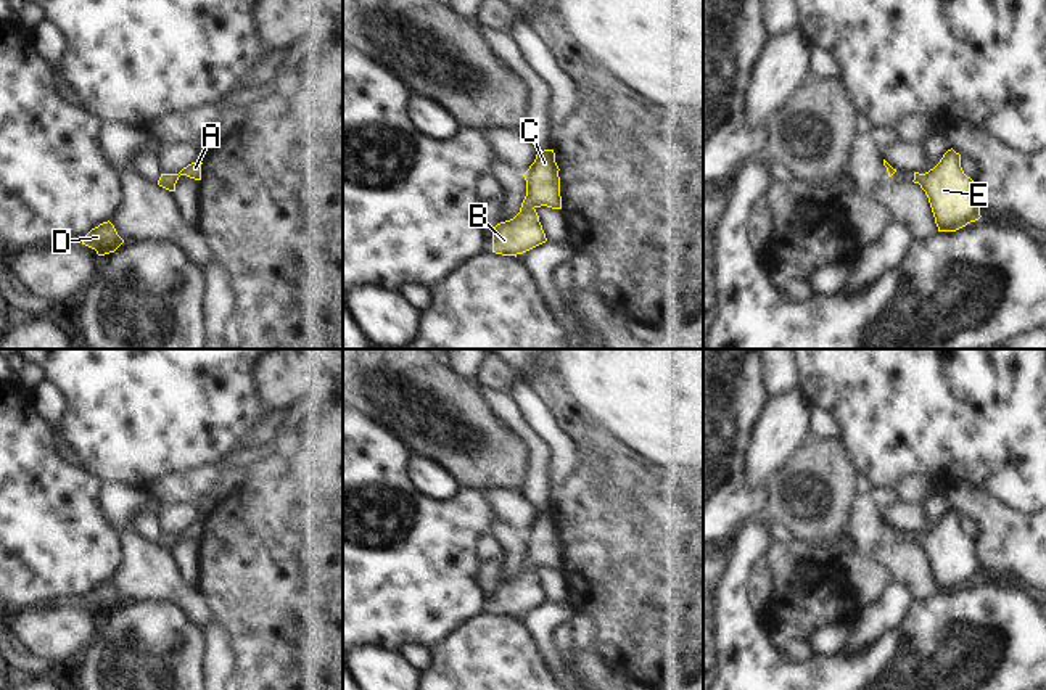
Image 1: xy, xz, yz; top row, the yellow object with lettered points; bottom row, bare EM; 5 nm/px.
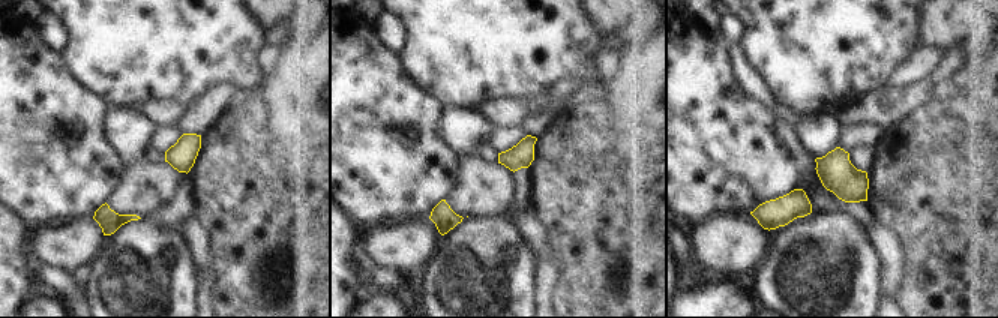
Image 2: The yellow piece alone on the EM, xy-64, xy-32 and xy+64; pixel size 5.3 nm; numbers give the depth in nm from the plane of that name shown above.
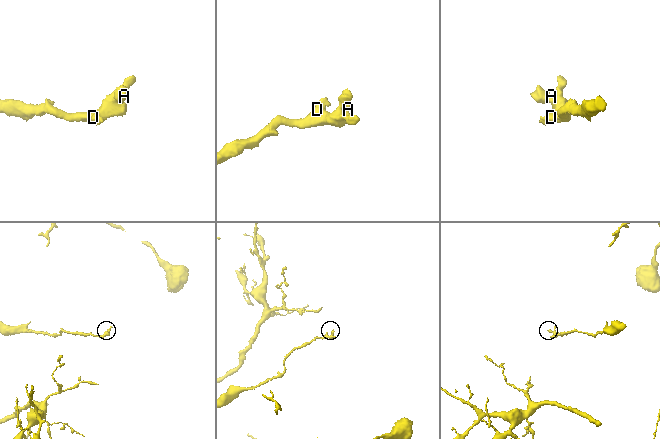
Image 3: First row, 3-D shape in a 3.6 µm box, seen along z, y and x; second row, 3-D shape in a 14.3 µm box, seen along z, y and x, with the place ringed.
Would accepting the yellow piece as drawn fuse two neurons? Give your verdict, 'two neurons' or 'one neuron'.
one neuron

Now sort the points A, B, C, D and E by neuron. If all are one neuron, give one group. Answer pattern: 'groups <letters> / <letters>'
groups A B C D E

